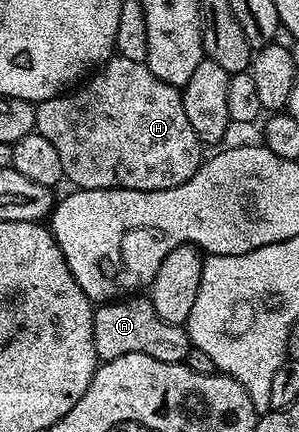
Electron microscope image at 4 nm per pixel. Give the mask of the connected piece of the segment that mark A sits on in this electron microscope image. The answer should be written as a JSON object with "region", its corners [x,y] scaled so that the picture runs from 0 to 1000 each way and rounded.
{"region":[[[421,685],[328,706],[311,722],[311,785],[338,838],[425,824],[425,815],[478,815],[478,824],[518,824],[518,833],[615,840],[639,808],[629,764],[615,755],[559,750],[485,685]]]}

